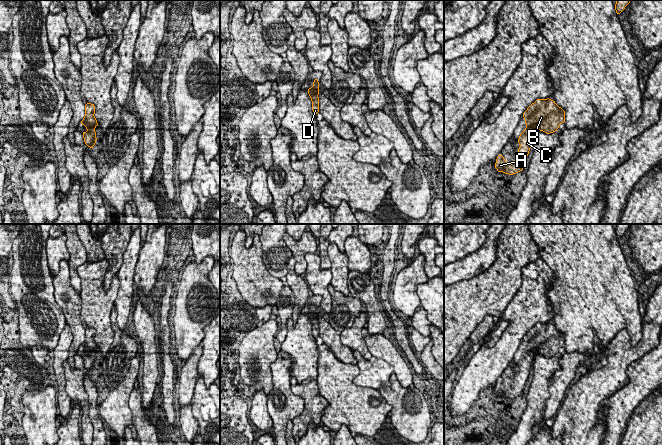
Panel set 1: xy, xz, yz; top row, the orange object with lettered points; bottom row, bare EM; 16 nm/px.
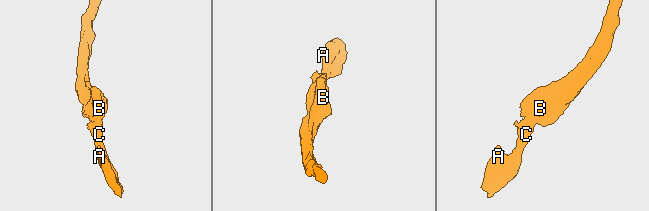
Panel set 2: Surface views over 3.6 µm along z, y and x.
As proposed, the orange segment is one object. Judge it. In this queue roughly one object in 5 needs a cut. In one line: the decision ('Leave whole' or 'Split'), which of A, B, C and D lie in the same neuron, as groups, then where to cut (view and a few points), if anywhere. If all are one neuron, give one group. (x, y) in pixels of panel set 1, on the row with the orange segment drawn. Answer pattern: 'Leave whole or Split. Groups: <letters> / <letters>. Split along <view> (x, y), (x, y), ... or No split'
Leave whole. Groups: A B C D. No split

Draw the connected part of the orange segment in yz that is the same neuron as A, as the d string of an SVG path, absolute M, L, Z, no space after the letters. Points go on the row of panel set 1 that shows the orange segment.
M547 98L537 99L523 113L527 127L520 134L518 143L518 158L513 164L508 164L503 156L497 156L495 168L505 174L516 174L523 170L523 164L532 146L533 138L537 130L550 134L557 131L561 123L565 124L565 111L555 101Z

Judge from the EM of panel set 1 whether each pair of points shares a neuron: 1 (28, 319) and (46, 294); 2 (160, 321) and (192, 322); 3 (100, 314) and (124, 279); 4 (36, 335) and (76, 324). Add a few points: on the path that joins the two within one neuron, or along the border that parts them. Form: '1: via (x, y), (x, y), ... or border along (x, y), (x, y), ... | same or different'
1: via (34, 313), (40, 300) | same
2: border along (172, 322), (176, 345) | different
3: border along (117, 274), (118, 292), (113, 306) | different
4: border along (55, 302), (61, 308), (67, 323) | different

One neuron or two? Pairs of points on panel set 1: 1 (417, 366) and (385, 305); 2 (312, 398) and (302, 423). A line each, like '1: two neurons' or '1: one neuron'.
1: one neuron
2: one neuron

